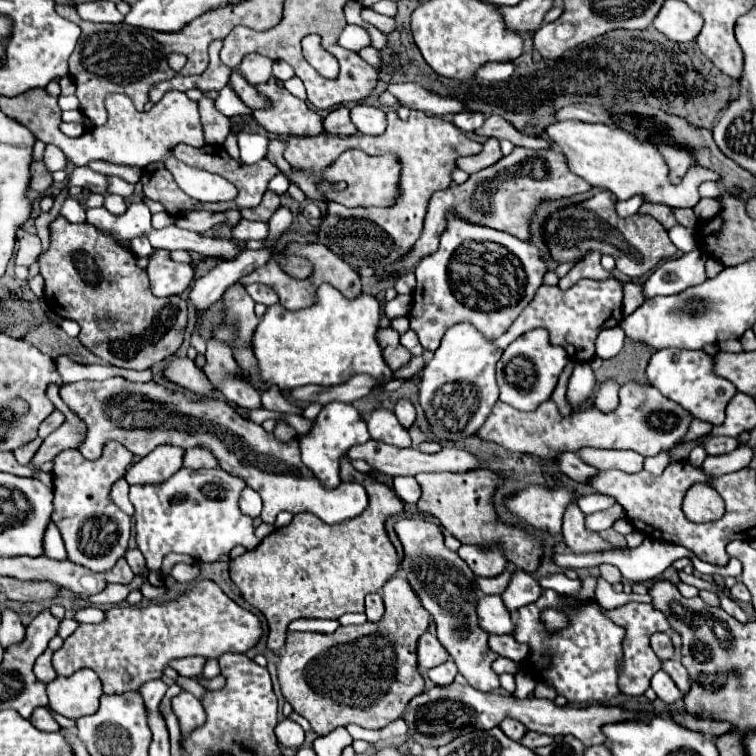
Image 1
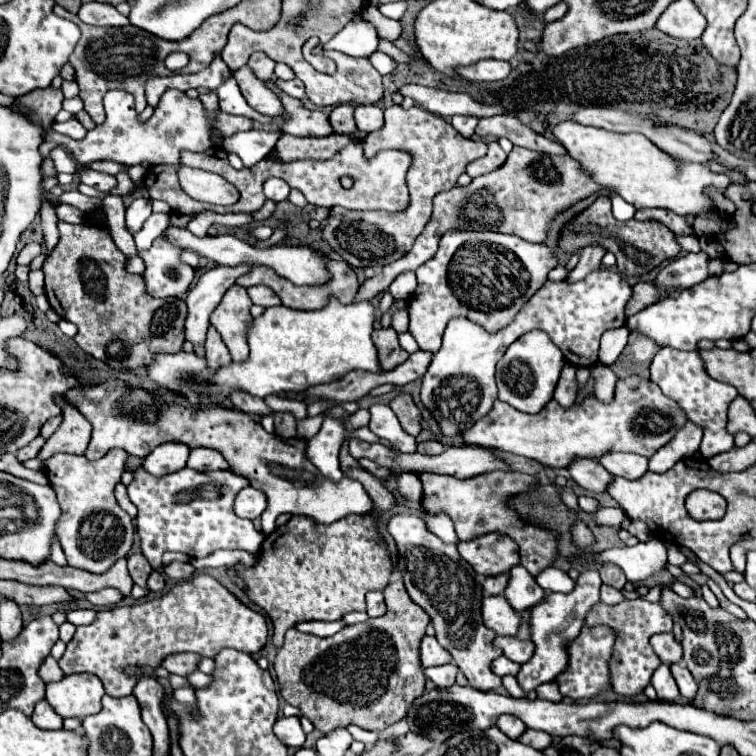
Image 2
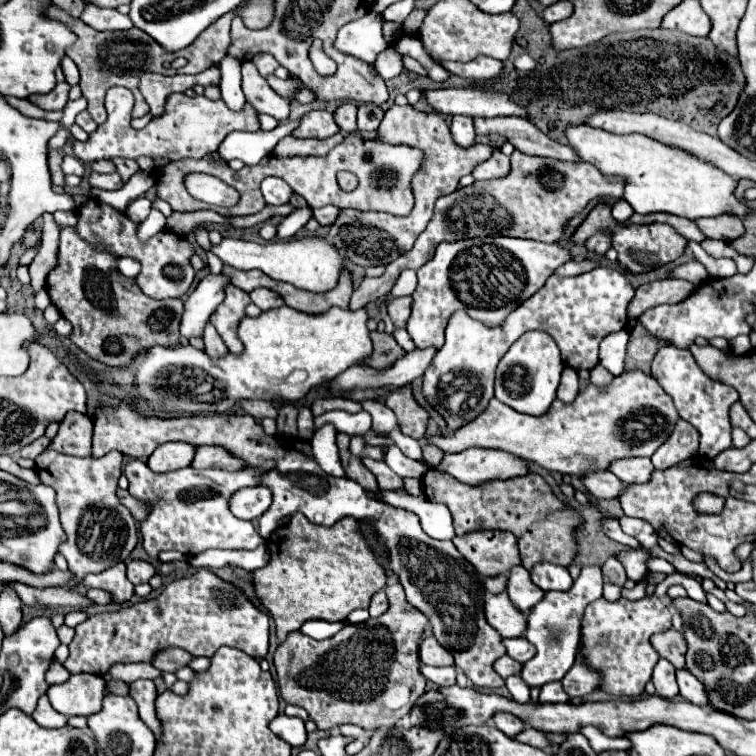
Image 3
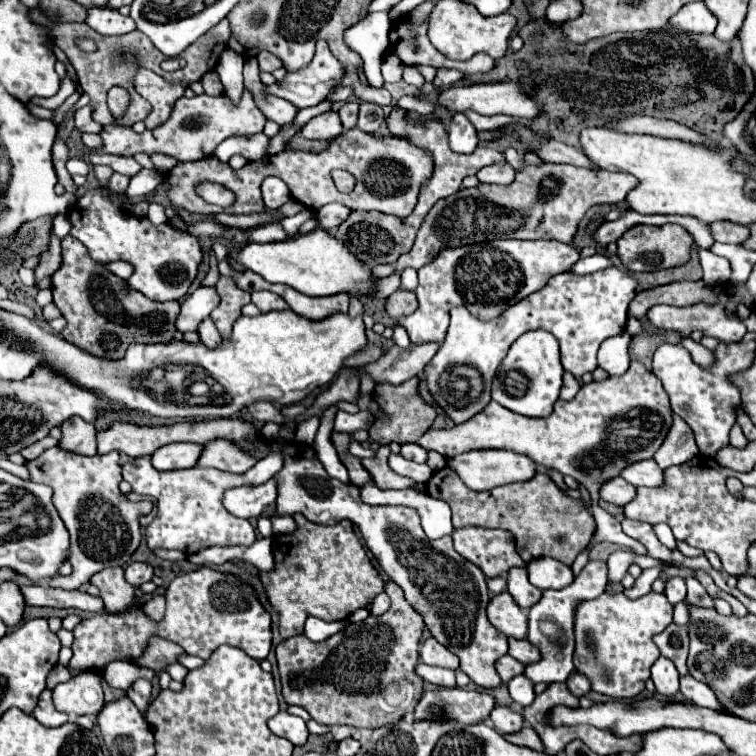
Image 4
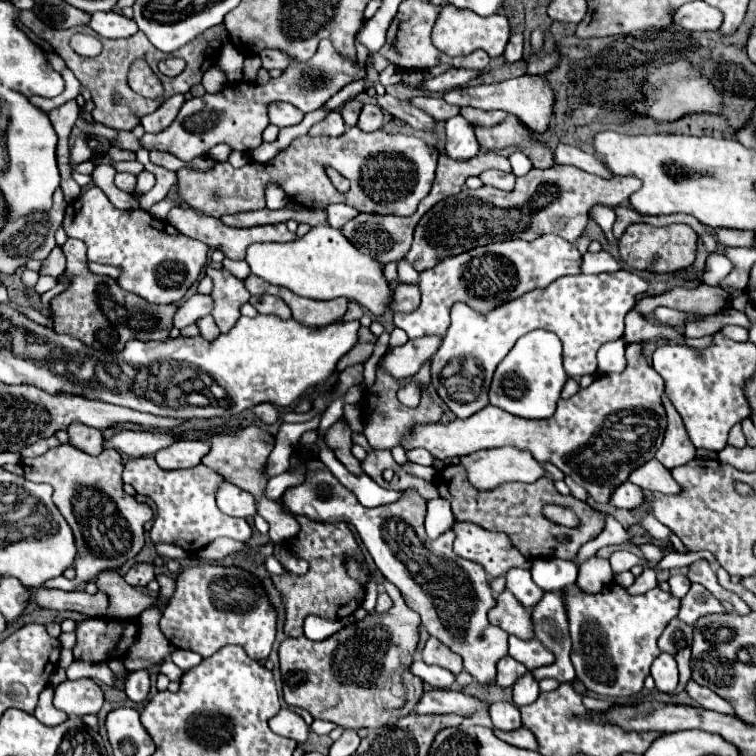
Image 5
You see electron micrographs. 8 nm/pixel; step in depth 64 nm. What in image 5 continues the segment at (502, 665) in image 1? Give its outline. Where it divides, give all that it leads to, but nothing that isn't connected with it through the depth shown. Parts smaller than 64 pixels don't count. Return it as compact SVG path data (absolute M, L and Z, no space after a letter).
M504 656L498 660L498 676L496 684L498 686L512 686L520 676L524 676L528 668L520 662L516 662L512 656Z

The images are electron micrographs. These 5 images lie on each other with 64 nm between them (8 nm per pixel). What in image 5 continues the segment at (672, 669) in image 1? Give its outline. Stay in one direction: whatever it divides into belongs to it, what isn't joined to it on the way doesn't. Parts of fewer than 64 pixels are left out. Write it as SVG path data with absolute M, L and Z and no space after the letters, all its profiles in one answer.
M688 680L684 690L688 692L688 696L690 696L692 700L696 700L696 702L698 702L702 708L706 708L706 710L714 710L714 712L722 712L722 714L734 714L732 706L730 706L724 698L720 698L720 696L714 694L710 688L700 686L700 684L694 682L694 680Z

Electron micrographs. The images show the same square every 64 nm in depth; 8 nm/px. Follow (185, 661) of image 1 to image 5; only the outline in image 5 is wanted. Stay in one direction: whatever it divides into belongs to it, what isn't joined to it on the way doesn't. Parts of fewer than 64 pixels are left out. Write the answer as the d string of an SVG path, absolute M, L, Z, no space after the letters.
M156 576L156 580L160 584L158 600L156 600L156 604L152 608L146 608L142 612L142 616L138 618L140 624L142 624L142 636L130 648L130 654L126 654L126 658L122 658L124 666L130 672L148 670L152 666L158 666L162 660L166 660L176 650L164 638L164 634L158 628L158 622L160 622L160 616L162 616L162 606L172 596L172 590L174 590L174 578L170 578L170 576Z

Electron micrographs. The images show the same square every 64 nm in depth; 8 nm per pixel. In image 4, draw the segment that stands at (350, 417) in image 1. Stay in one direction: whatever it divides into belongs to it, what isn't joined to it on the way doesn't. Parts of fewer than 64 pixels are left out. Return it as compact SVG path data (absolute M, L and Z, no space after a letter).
M330 406L324 414L322 414L322 422L320 422L320 428L316 432L316 438L314 438L314 450L316 450L316 456L318 460L322 462L324 470L342 480L342 482L348 482L348 472L344 468L344 464L340 462L338 454L336 454L336 448L332 444L332 422L334 422L334 414L336 414L336 406Z

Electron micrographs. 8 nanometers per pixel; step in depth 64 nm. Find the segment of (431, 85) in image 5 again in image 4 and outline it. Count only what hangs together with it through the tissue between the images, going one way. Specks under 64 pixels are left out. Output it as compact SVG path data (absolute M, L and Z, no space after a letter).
M439 68L434 78L434 86L436 88L448 88L460 80L462 80L462 74L458 70Z

